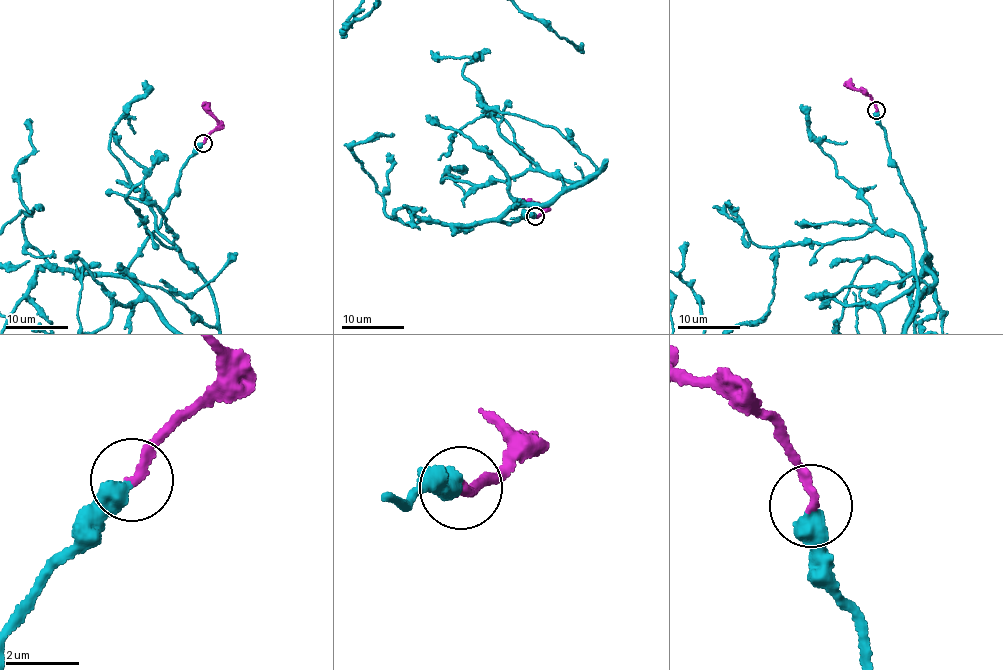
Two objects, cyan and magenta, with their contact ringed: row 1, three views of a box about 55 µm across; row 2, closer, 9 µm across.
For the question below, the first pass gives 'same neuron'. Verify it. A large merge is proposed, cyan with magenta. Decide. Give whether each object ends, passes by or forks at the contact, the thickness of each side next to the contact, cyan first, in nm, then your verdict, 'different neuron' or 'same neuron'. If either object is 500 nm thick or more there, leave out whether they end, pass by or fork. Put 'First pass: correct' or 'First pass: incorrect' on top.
First pass: correct
500 nm thick on the cyan side, 240 nm on the other; same neuron

